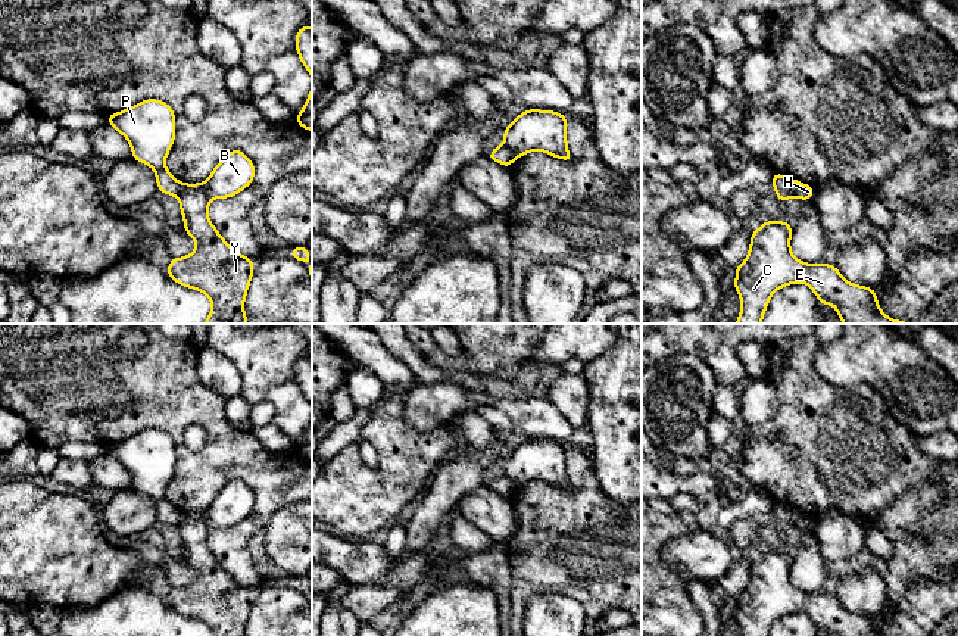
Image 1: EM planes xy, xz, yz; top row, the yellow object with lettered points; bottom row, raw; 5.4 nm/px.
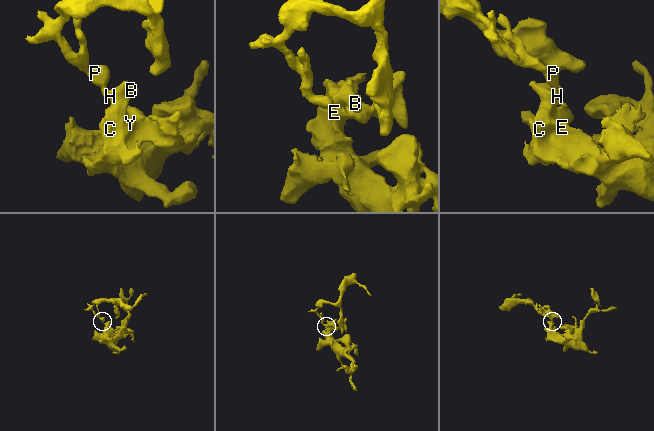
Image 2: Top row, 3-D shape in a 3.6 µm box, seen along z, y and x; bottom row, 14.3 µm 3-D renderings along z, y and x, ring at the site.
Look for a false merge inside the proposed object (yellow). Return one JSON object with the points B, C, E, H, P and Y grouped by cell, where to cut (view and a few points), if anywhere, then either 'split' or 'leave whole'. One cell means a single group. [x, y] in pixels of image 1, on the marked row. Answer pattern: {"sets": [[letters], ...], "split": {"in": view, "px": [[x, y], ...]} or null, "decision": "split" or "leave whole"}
{"sets": [["B", "C", "E", "Y"], ["H", "P"]], "split": {"in": "yz", "px": [[790, 180], [795, 196]]}, "decision": "split"}

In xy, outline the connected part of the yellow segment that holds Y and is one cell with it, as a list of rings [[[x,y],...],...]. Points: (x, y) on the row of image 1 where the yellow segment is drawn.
[[[234,149],[215,166],[206,181],[180,183],[178,202],[184,230],[196,240],[196,249],[188,256],[172,258],[166,272],[180,286],[194,289],[209,297],[212,311],[203,324],[249,324],[244,314],[244,299],[255,272],[252,264],[255,258],[241,256],[222,238],[210,222],[207,209],[212,199],[227,199],[243,191],[253,183],[253,177],[255,163],[241,150]]]

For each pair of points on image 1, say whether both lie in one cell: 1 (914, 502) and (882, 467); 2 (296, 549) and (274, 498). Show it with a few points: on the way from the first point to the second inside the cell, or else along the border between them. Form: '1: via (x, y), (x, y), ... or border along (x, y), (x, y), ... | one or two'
1: border along (936, 476), (910, 488), (879, 514) | two
2: border along (296, 501), (283, 505), (262, 530) | two

